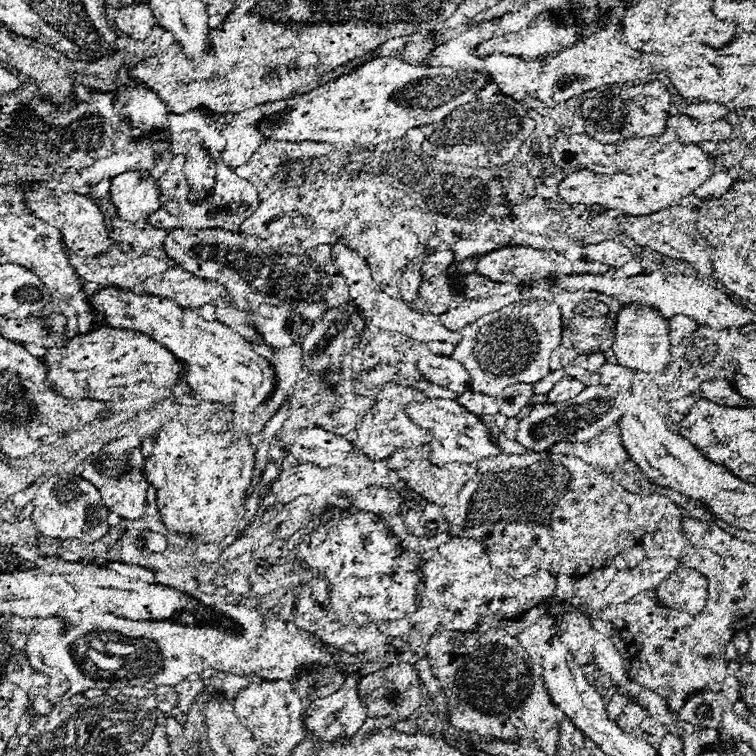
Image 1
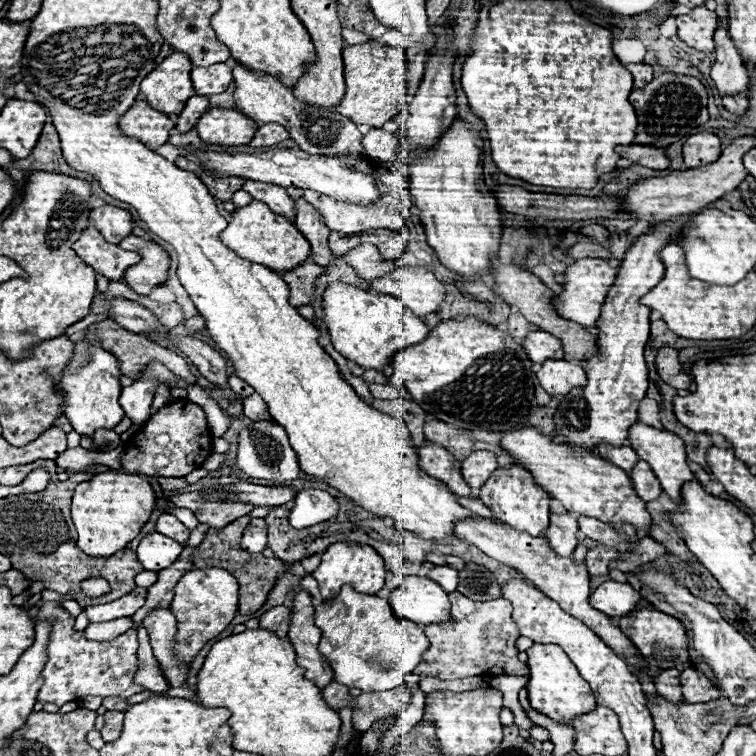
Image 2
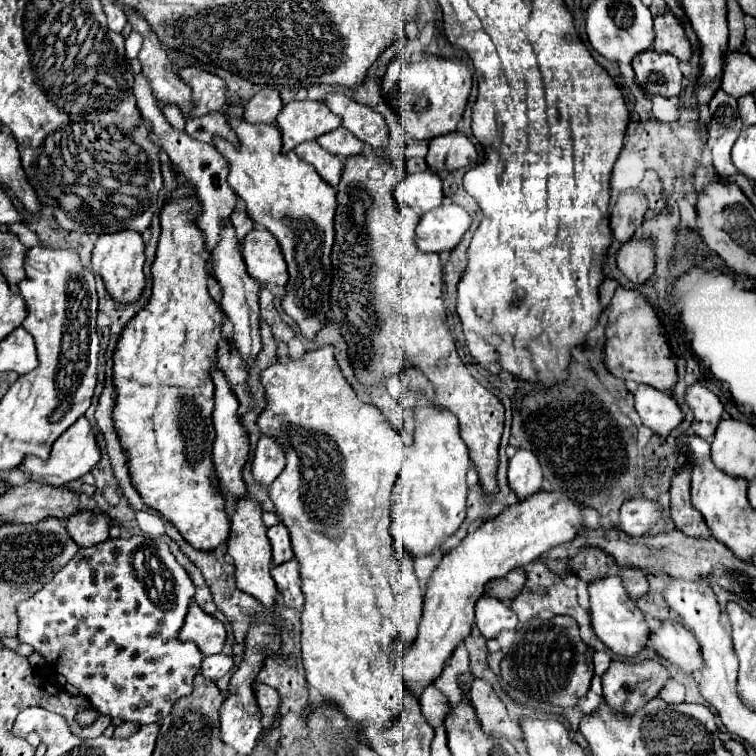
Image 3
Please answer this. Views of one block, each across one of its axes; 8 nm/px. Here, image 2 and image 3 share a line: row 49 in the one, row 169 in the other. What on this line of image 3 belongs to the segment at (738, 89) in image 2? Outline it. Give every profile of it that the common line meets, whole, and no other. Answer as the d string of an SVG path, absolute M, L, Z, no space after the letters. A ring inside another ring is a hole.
M728 130L712 146L712 164L714 164L716 172L722 178L730 178L730 176L736 174L736 168L734 168L734 164L730 160L730 150L732 150L736 138L738 138L738 132L736 130Z

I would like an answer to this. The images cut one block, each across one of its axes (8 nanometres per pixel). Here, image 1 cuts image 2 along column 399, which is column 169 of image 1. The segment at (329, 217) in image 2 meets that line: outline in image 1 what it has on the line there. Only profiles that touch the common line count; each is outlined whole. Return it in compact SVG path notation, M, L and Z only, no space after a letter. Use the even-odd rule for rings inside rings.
M214 156L214 184L210 186L210 190L206 190L202 196L192 198L192 190L186 184L180 184L180 180L184 180L182 174L182 158L172 158L166 172L158 178L160 184L160 208L148 216L148 222L156 228L162 230L174 230L174 228L206 228L212 224L212 220L224 220L224 226L234 224L234 228L230 230L238 230L238 226L244 222L244 218L248 214L252 214L258 204L260 204L260 194L256 190L254 184L250 184L246 178L238 176L234 172L234 168L230 168L220 156Z

